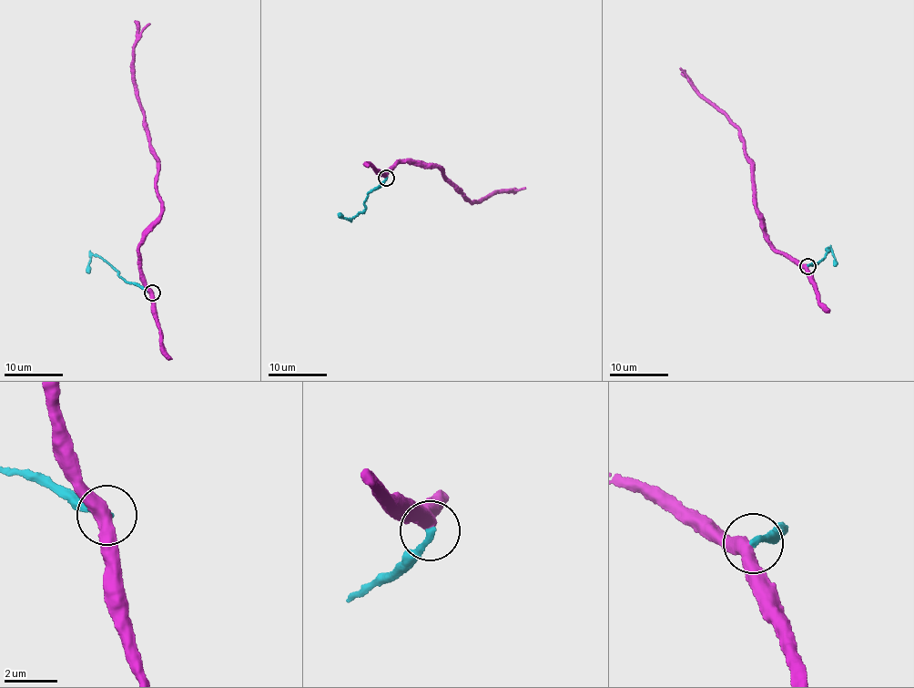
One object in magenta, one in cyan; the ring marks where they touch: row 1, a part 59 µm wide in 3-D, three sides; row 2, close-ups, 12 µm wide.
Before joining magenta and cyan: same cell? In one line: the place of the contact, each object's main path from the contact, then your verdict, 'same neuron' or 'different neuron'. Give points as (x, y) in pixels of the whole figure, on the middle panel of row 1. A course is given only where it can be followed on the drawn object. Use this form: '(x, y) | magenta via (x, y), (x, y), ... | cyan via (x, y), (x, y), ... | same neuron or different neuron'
(386, 178) | magenta via (386, 177), (385, 174), (395, 163), (431, 168), (436, 165), (472, 204), (497, 192), (513, 191), (513, 194) | cyan via (386, 177), (368, 194), (362, 212), (347, 219), (342, 218), (340, 212) | different neuron

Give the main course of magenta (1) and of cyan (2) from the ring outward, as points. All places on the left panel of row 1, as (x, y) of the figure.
1: (152, 292), (137, 254), (157, 219), (161, 196), (157, 159), (130, 66), (138, 26), (135, 20)
2: (152, 292), (125, 281), (96, 256), (90, 260), (89, 272)

